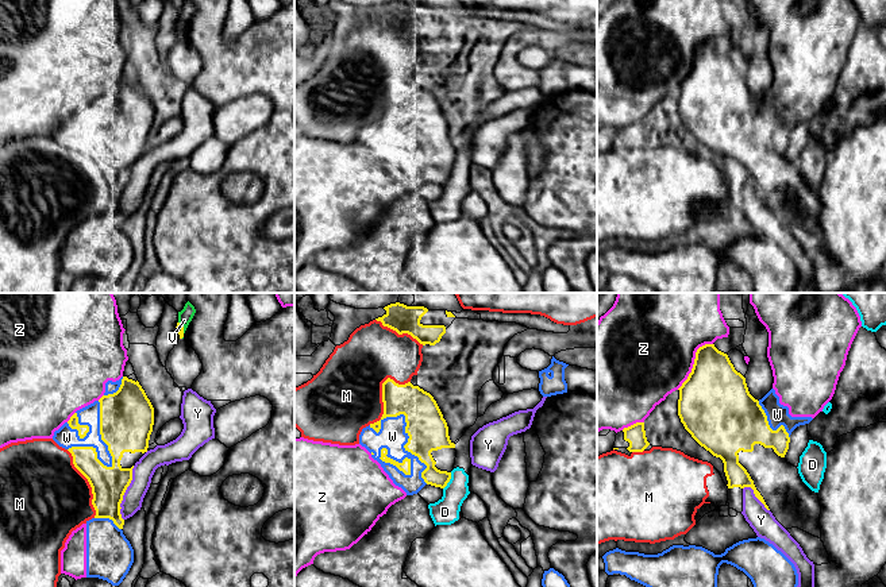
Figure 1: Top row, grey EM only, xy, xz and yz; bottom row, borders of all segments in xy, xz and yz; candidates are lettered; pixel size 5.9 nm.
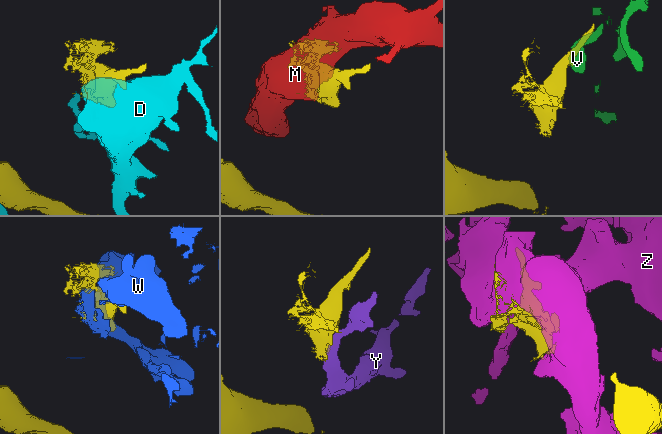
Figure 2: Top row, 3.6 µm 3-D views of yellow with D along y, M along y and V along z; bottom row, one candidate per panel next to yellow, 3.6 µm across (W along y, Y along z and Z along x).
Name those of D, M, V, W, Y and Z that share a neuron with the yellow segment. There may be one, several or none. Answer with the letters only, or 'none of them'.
none of them

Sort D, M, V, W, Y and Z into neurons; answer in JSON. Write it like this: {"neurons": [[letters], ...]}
{"neurons": [["D"], ["M"], ["V"], ["W", "Z"], ["Y"]]}

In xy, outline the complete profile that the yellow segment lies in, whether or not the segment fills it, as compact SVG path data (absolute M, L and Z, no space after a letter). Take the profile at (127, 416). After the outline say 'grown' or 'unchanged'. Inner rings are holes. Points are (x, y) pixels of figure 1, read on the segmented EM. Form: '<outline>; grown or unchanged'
M123 376L119 390L103 395L100 399L100 435L108 445L112 466L107 467L97 459L93 447L72 447L68 451L73 456L74 467L88 479L92 487L92 505L96 510L95 518L109 518L123 529L124 520L120 514L123 495L132 480L132 468L147 452L150 435L154 425L154 408L139 382Z; grown

